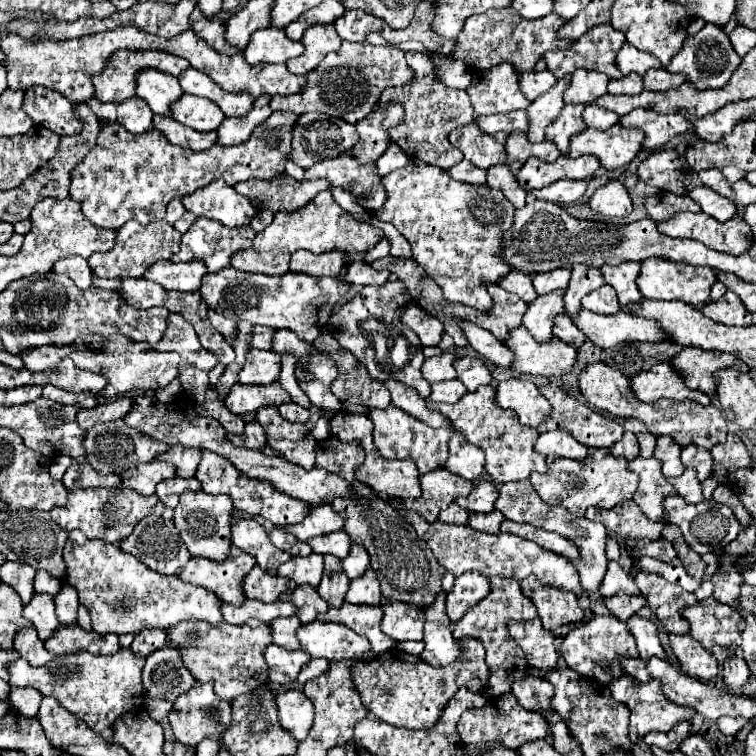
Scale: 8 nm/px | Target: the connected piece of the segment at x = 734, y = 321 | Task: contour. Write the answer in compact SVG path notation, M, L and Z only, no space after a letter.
M726 291L722 299L718 299L716 303L708 303L700 309L706 317L710 317L716 323L722 325L736 325L736 327L748 327L752 325L752 315L750 311L742 305L742 301L738 299L736 293Z

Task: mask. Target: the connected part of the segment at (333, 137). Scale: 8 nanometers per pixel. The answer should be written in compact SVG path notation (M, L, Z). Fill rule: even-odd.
M304 113L294 123L292 151L290 151L290 157L288 159L294 161L296 165L308 169L308 167L312 167L318 161L334 159L340 153L350 151L356 141L358 141L358 133L356 133L354 125L350 125L348 121L344 121L340 117L330 117L326 113Z

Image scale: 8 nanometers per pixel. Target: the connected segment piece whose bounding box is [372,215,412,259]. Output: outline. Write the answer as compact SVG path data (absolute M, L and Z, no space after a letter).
M372 215L372 225L384 229L384 235L390 239L390 245L392 245L392 249L390 249L390 255L392 255L392 257L400 257L400 259L410 259L410 257L412 257L410 243L394 229L394 225L378 221L374 215Z

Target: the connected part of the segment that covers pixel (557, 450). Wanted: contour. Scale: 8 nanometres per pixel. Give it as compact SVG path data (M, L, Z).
M556 429L556 431L546 431L538 437L534 449L540 455L558 455L558 457L568 457L568 459L584 459L588 447L580 445L568 431Z

